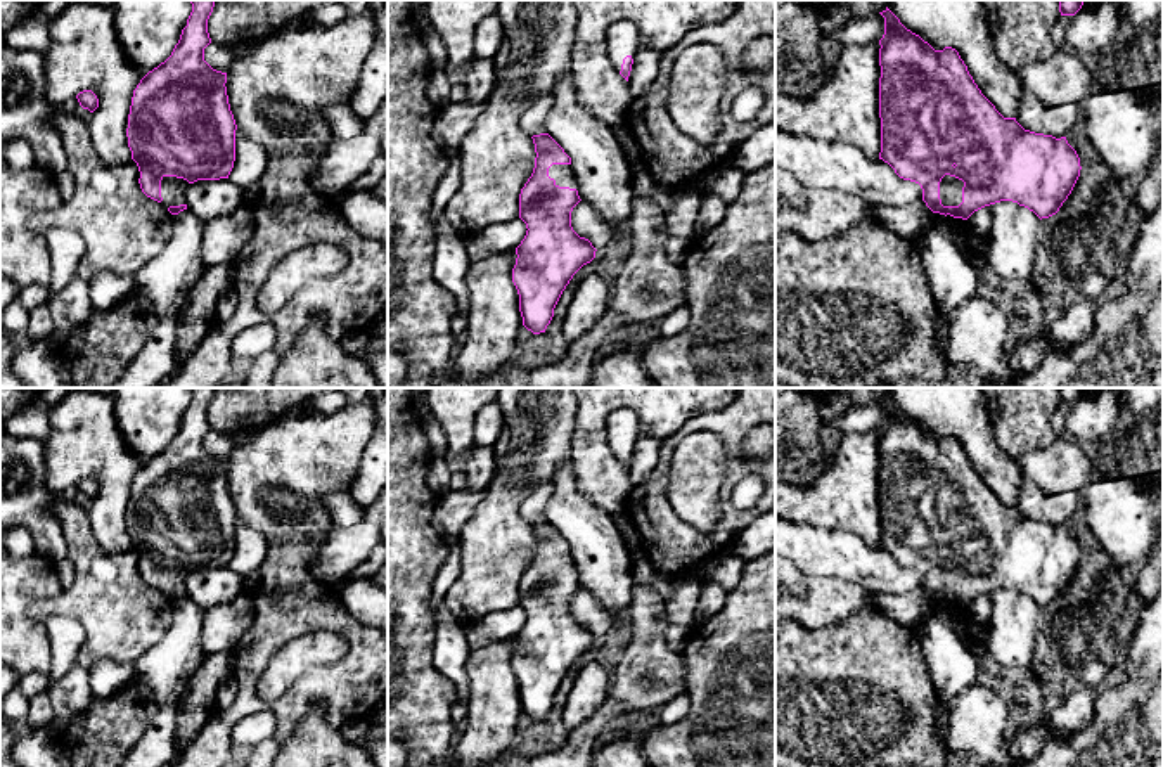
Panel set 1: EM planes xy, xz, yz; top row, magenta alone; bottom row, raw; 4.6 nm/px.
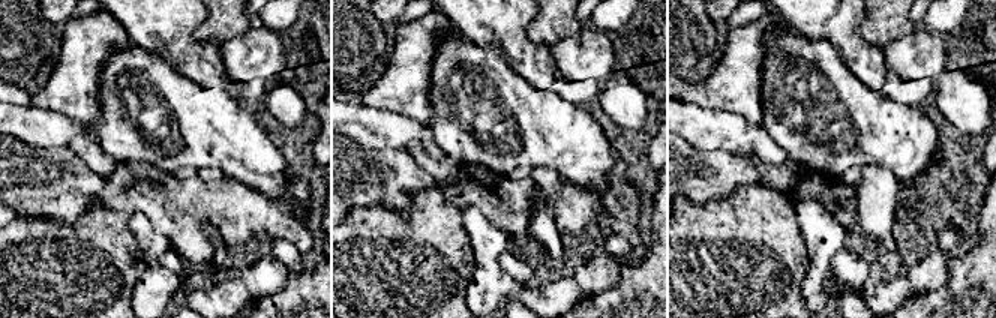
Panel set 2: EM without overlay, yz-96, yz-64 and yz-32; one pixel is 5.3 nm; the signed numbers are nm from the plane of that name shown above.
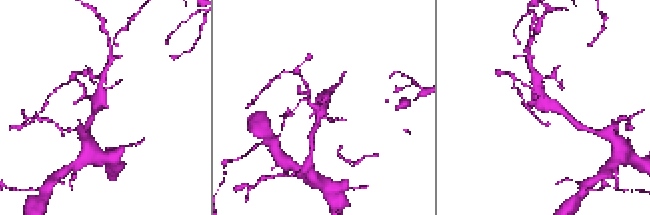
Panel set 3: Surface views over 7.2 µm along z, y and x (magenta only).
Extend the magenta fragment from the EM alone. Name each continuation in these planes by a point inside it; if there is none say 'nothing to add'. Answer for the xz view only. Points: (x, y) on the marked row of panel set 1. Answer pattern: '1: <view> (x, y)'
1: xz (623, 38)
2: xz (565, 175)

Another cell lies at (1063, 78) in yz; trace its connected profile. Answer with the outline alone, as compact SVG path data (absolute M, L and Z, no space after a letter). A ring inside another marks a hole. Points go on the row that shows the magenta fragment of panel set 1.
M1070 47L1057 48L1049 59L1023 66L1018 73L1023 87L1045 106L1082 106L1096 90L1094 62Z

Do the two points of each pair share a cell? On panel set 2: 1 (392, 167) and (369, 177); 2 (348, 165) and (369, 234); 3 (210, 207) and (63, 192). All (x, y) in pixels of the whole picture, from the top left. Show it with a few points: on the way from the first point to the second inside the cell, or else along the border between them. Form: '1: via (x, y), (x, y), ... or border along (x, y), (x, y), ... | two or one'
1: via (386, 173), (381, 177), (375, 177) | one
2: border along (347, 209), (390, 207), (396, 212) | two
3: via (174, 204), (162, 197), (99, 189) | one

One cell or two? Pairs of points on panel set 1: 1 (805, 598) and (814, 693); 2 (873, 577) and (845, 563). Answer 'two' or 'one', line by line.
1: two
2: one

